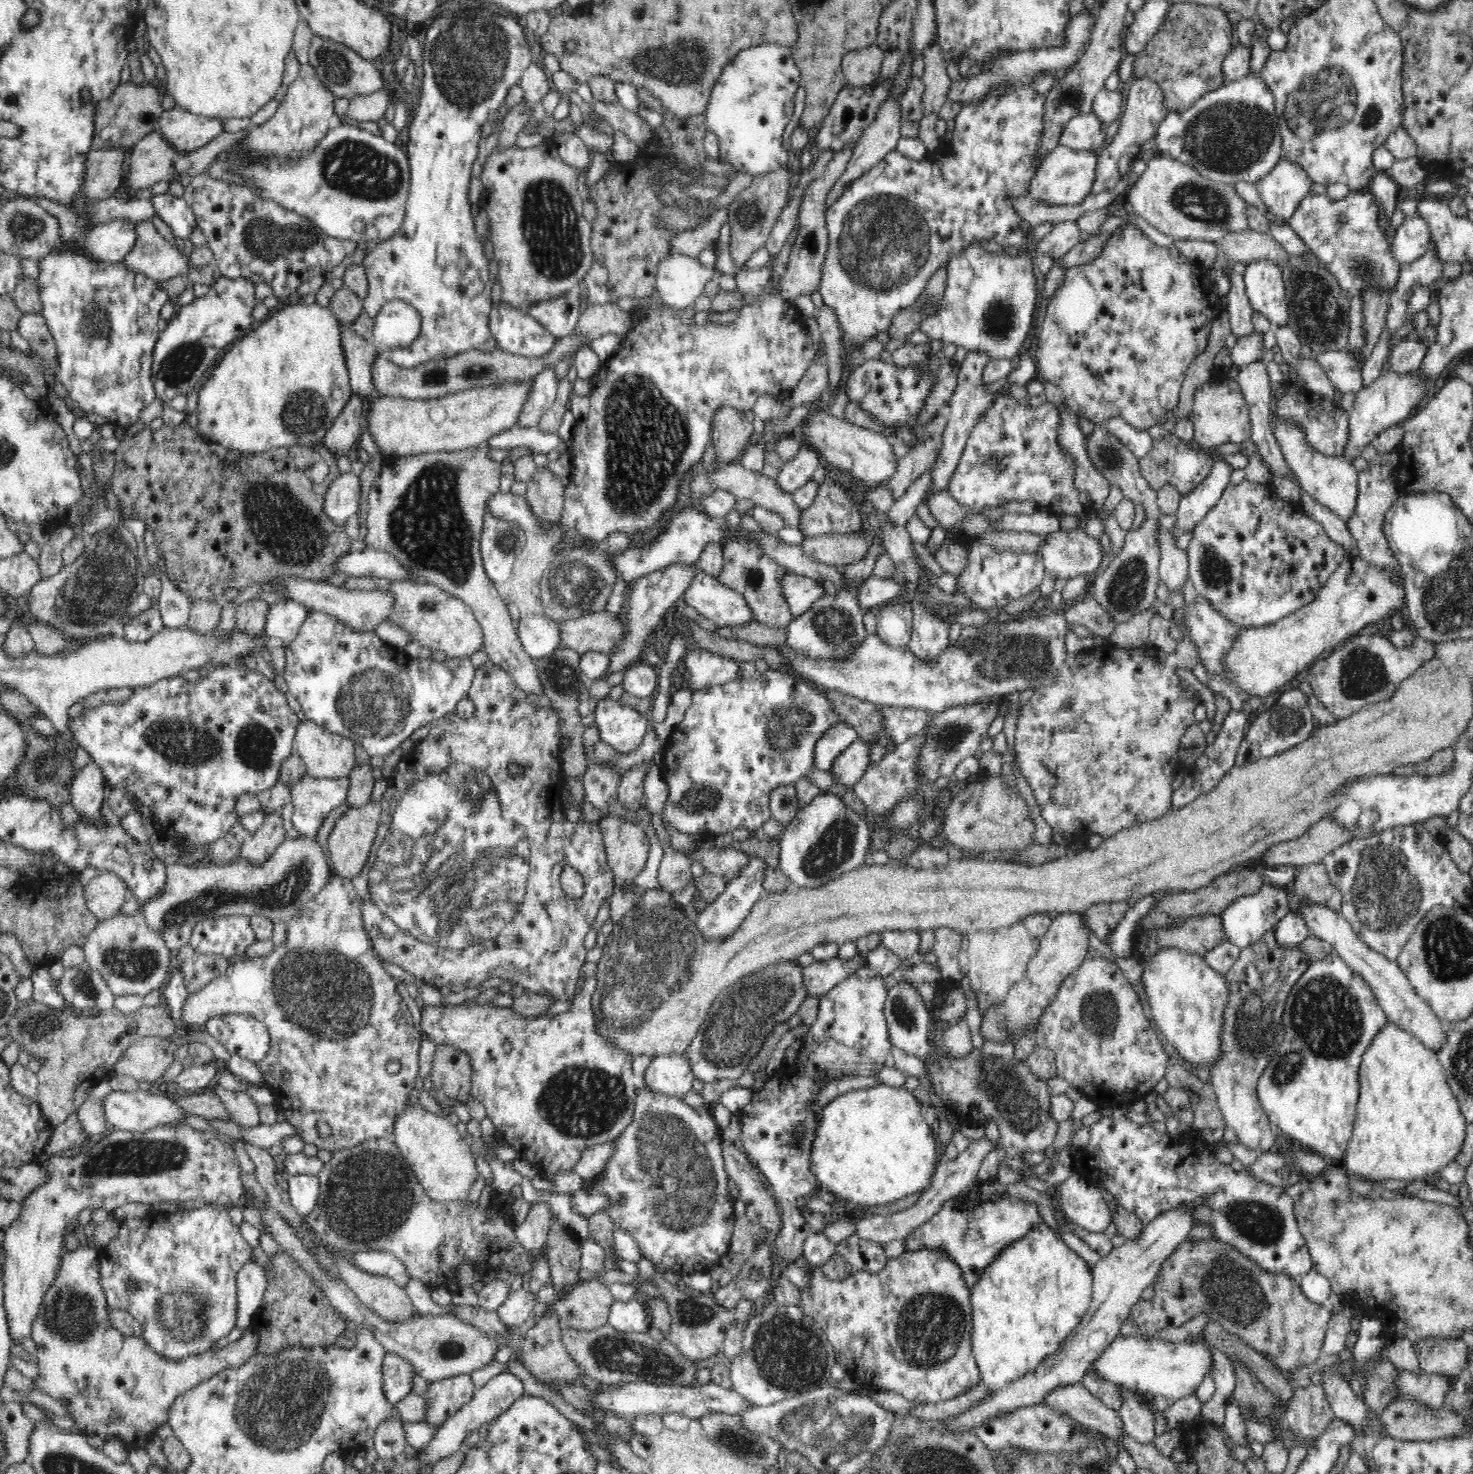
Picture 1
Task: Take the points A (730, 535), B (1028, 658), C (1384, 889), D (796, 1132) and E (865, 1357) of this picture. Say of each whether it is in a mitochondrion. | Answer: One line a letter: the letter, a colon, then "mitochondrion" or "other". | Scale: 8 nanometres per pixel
A: other
B: mitochondrion
C: mitochondrion
D: mitochondrion
E: other

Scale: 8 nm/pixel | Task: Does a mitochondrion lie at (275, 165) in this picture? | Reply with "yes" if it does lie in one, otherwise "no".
yes

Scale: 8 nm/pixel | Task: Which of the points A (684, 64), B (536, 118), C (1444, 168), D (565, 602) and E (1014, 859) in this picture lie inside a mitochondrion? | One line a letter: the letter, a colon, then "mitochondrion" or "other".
A: mitochondrion
B: other
C: other
D: mitochondrion
E: other

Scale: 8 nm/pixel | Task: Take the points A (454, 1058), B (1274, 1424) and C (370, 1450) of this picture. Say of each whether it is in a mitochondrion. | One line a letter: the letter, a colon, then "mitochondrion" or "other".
A: other
B: other
C: other

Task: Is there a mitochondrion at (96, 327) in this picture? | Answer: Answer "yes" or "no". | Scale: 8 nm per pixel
yes

